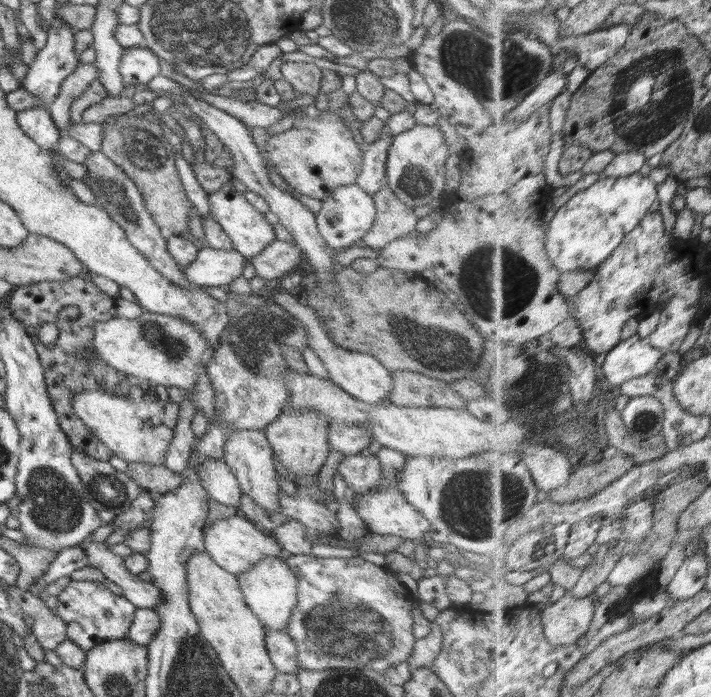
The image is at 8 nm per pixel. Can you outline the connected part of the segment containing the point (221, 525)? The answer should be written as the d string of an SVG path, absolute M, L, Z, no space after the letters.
M240 513L226 518L214 519L210 525L205 525L203 548L218 566L236 576L248 571L256 561L260 561L264 557L284 555L280 544L272 535L258 530L255 524L250 522L250 519Z

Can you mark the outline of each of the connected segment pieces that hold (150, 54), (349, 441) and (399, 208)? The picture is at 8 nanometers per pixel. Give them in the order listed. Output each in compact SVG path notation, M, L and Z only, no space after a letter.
M130 47L122 51L118 73L124 85L148 84L160 71L158 56L151 49Z
M329 422L327 435L331 451L340 452L343 455L359 455L368 450L372 443L368 430L357 425Z
M384 186L382 190L372 195L377 211L372 227L362 237L362 242L379 250L397 238L402 238L416 228L418 222L414 210L407 208L398 201L398 196Z

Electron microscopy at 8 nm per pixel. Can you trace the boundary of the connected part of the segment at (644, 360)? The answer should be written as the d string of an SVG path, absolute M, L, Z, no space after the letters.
M637 333L621 341L608 353L603 372L611 386L619 390L620 386L634 378L654 373L665 356L664 350L652 346L650 340Z

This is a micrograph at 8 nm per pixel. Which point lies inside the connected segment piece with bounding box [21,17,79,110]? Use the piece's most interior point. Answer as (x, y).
(57, 60)

